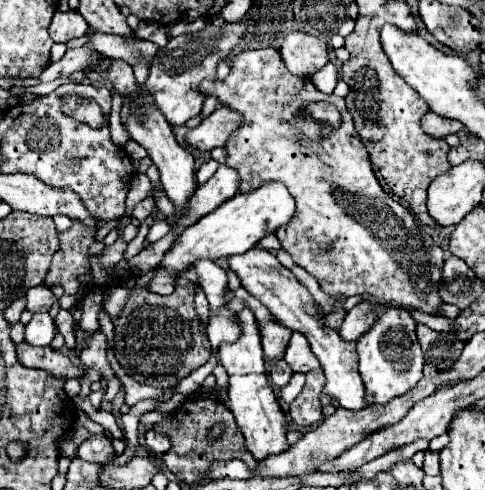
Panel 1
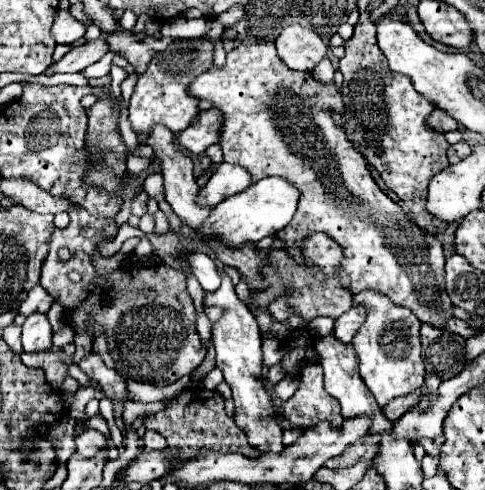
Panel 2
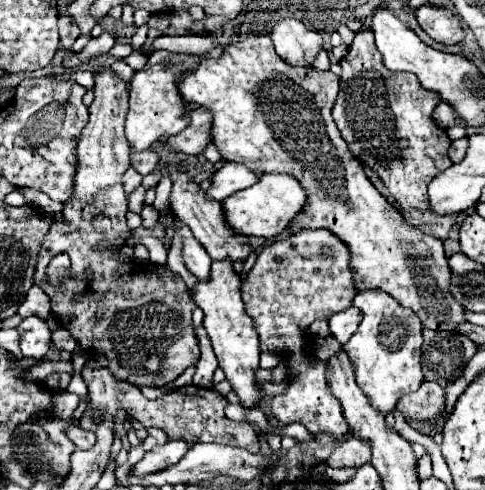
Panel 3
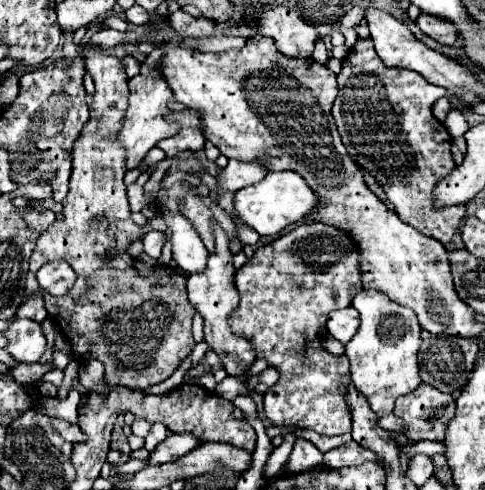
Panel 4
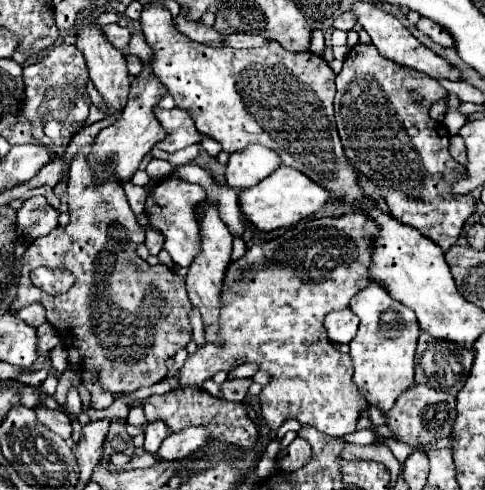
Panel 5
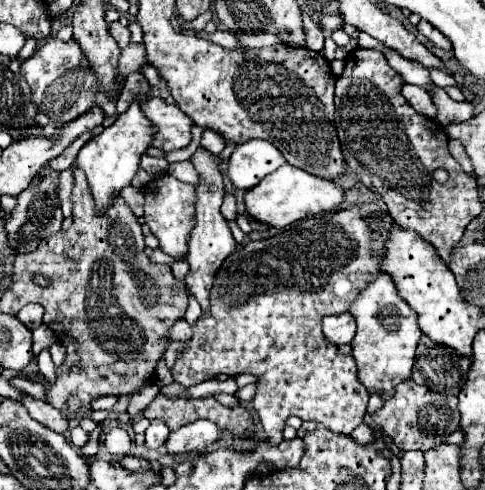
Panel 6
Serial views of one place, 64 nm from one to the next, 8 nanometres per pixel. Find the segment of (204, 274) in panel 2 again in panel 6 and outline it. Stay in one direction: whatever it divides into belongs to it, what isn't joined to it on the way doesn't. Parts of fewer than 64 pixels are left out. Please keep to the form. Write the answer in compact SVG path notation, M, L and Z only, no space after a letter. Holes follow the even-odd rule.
M170 174L156 178L156 190L154 182L146 186L146 204L144 204L146 224L150 226L152 234L160 240L162 252L166 252L176 260L184 260L188 254L188 232L192 232L192 200L196 200L196 186L184 184Z

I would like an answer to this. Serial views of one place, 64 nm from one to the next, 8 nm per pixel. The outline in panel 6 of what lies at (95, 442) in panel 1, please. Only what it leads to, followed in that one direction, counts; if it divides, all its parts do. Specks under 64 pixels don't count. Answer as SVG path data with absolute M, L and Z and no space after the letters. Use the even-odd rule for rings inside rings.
M24 394L22 404L28 408L30 416L32 416L34 420L38 420L42 426L46 426L46 428L50 428L50 430L54 430L54 432L66 434L66 430L68 430L68 418L66 418L62 412L58 412L58 410L52 408L50 404L46 404L46 402L42 402L42 400L36 400L36 398L28 396L28 394Z

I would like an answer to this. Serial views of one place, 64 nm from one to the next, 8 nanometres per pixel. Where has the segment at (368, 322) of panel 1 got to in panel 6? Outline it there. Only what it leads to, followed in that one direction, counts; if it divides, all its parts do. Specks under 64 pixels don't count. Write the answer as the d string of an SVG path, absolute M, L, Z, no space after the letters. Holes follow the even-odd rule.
M342 312L342 314L334 314L334 316L326 316L322 320L322 330L326 340L330 340L332 344L350 344L354 334L356 334L356 320L352 318L350 312Z

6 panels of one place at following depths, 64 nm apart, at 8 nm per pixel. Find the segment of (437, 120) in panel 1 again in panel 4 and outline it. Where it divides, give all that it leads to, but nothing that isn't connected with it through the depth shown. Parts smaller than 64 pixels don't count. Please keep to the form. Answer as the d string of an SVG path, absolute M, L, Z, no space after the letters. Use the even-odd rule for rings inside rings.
M444 96L444 98L440 98L436 104L434 104L434 116L440 120L440 122L444 122L446 120L446 116L448 116L448 112L454 108L454 104L452 104L452 100L448 98L448 96Z

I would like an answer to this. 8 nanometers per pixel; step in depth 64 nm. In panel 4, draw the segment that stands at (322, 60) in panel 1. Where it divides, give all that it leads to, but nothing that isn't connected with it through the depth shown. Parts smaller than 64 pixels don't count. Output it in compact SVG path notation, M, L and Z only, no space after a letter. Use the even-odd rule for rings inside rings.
M246 6L244 10L244 16L242 16L242 22L252 28L256 34L262 34L262 36L270 36L274 38L276 42L276 48L288 56L288 58L312 58L312 52L314 52L314 44L316 40L320 38L314 30L314 26L306 24L296 12L290 12L286 6Z

